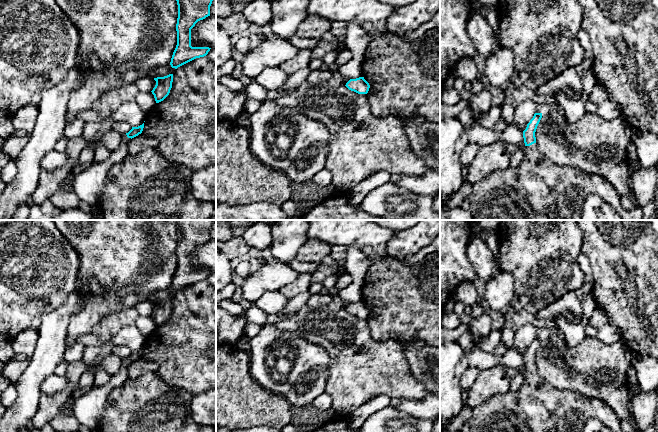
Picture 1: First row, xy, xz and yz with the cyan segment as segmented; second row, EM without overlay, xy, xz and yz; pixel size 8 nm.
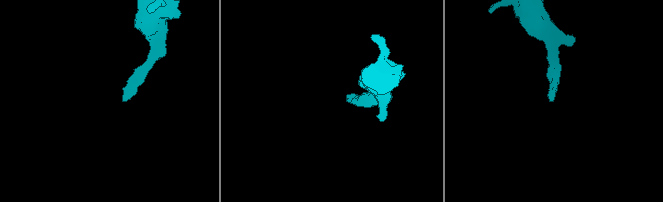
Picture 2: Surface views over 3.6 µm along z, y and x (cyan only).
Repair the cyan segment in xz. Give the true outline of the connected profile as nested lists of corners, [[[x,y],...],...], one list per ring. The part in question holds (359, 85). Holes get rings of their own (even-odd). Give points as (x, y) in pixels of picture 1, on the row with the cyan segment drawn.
[[[364,77],[350,79],[345,86],[349,90],[354,91],[358,94],[367,94],[370,88],[369,83],[364,79]]]

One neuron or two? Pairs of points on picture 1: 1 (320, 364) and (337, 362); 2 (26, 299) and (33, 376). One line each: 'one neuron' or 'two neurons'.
1: two neurons
2: two neurons

